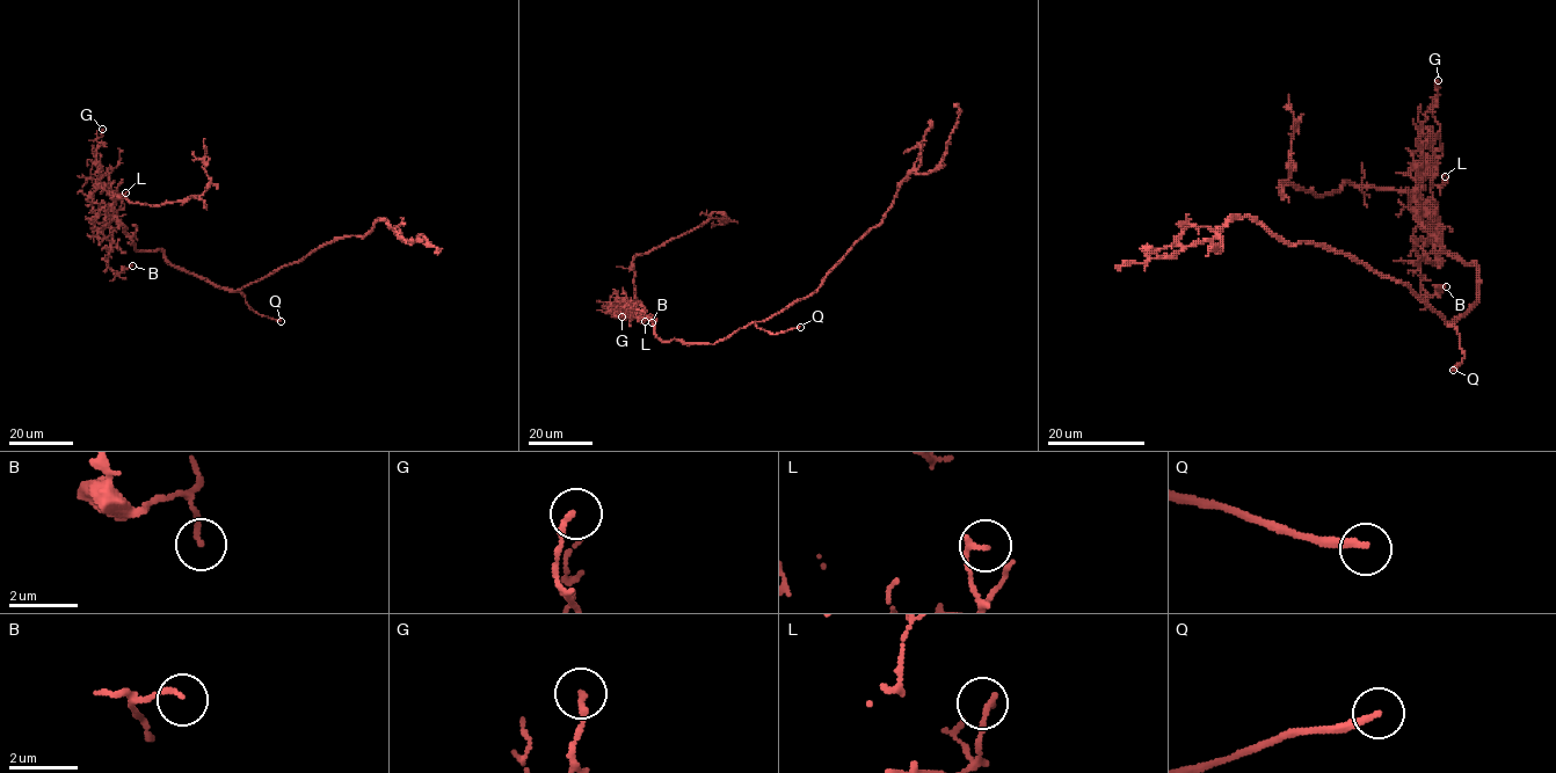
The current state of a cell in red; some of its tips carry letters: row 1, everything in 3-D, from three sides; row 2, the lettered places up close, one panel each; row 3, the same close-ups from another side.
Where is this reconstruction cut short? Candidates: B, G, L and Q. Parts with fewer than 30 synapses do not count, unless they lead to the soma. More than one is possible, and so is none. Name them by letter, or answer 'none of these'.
Q

